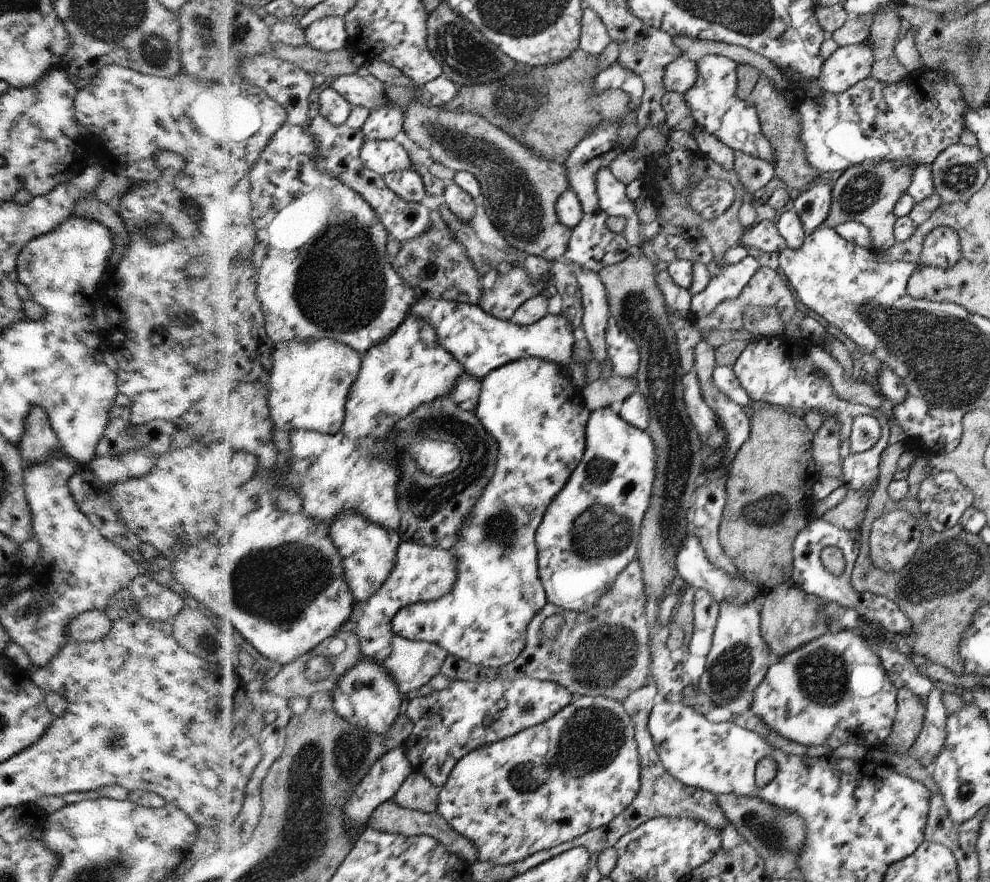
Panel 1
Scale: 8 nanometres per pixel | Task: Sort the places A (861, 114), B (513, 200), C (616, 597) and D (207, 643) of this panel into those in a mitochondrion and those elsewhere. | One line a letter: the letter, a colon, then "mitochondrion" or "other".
A: other
B: mitochondrion
C: mitochondrion
D: mitochondrion

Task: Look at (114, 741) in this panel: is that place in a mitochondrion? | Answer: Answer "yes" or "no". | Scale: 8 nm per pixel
yes

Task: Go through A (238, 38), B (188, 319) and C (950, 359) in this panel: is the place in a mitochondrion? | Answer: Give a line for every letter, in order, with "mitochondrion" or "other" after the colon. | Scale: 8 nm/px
A: mitochondrion
B: other
C: mitochondrion

